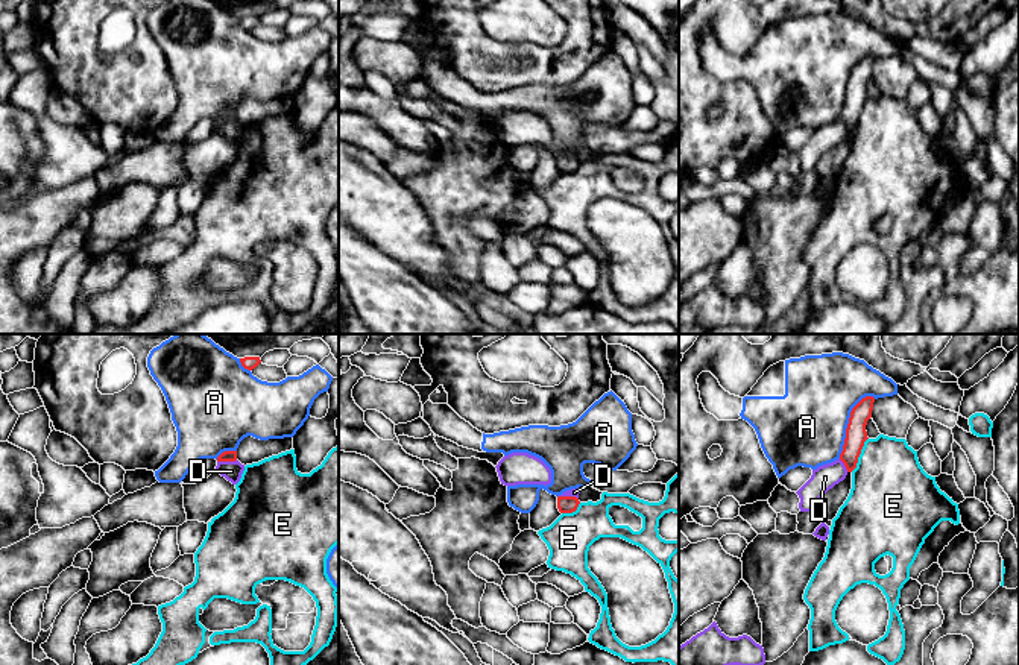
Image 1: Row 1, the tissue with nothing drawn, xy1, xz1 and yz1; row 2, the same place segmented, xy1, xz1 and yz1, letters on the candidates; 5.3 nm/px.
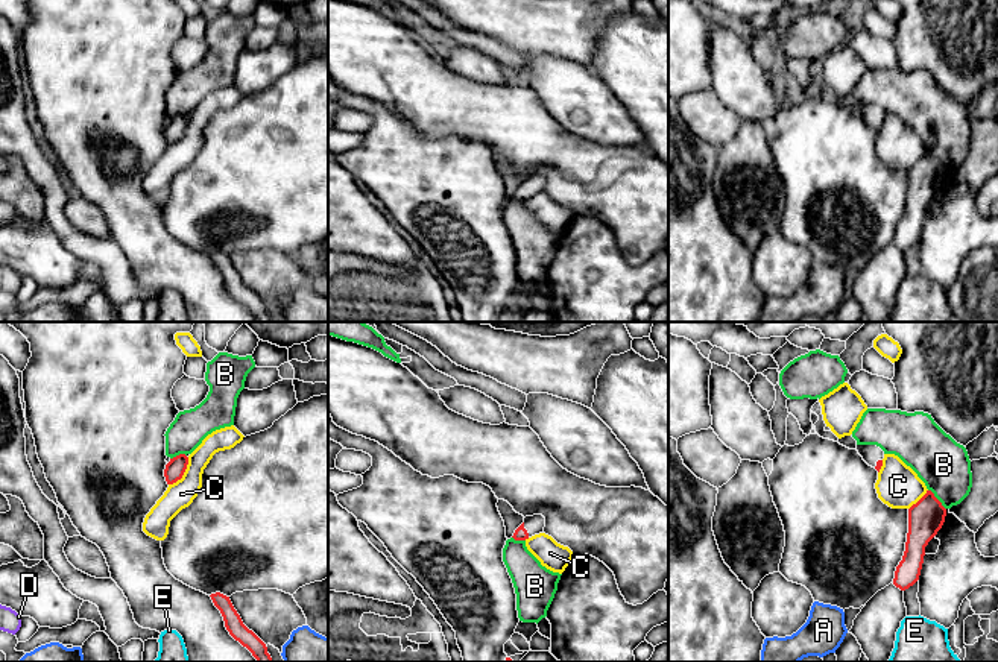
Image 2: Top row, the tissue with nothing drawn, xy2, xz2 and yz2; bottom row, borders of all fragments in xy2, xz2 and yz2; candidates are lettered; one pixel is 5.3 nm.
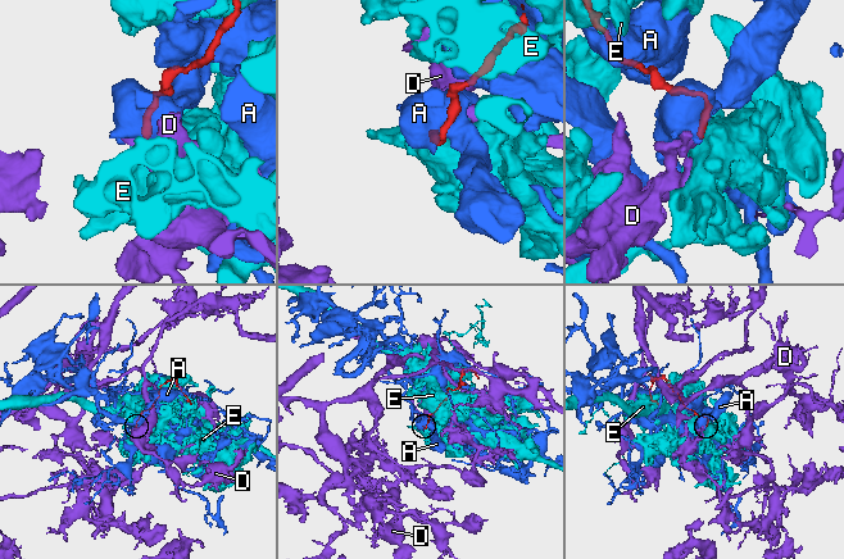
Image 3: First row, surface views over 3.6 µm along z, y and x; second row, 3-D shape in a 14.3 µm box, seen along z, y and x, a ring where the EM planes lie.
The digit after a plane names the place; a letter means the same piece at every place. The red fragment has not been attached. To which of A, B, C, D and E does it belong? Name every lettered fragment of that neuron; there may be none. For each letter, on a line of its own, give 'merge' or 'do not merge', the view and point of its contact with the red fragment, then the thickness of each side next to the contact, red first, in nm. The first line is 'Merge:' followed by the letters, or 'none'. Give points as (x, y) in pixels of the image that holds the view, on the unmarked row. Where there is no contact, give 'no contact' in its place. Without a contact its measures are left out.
Merge: none
A: do not merge; contact yz1 (848, 84); calibres 110 and 420 nm
B: do not merge; contact yz2 (937, 160); calibres 190 and 280 nm
C: do not merge; contact xy2 (183, 134); calibres 100 and 140 nm
D: do not merge; contact xy1 (227, 120); calibres 60 and 100 nm
E: do not merge; contact yz1 (860, 113); calibres 110 and 400 nm

